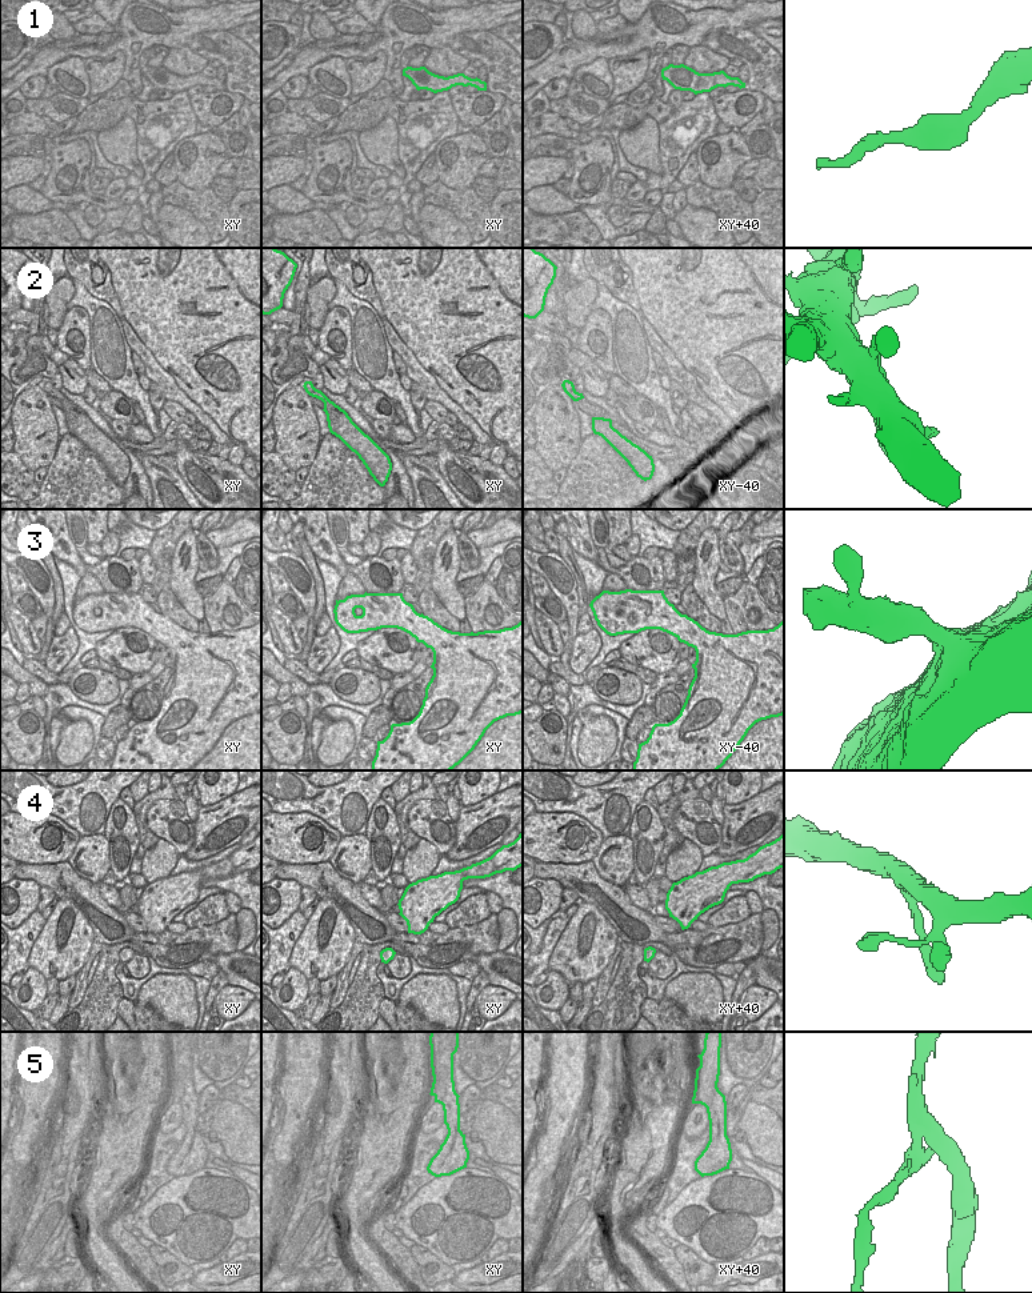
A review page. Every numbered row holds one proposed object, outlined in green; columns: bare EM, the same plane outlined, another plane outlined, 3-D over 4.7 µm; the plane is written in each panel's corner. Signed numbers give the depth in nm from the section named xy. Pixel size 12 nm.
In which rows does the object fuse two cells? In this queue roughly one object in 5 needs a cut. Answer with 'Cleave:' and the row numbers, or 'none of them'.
Cleave: 5.

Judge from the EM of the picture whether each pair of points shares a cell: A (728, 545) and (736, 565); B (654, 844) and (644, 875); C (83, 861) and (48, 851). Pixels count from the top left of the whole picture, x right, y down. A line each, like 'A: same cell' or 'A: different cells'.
A: same cell
B: same cell
C: different cells

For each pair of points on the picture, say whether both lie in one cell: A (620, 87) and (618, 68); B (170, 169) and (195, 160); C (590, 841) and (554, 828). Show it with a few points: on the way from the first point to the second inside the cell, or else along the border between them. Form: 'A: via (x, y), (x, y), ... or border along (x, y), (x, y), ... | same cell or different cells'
A: via (620, 83), (620, 72) | same cell
B: border along (172, 153), (178, 179) | different cells
C: via (580, 841), (567, 843), (562, 837) | same cell

